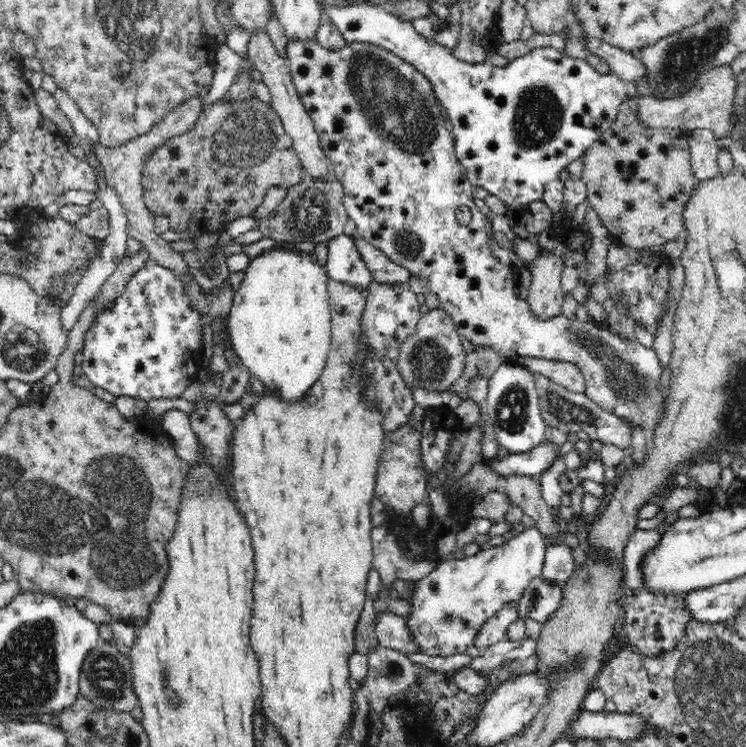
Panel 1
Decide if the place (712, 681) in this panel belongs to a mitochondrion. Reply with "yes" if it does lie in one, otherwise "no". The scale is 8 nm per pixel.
yes

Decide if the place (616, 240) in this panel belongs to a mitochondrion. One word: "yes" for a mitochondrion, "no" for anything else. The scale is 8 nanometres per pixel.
no

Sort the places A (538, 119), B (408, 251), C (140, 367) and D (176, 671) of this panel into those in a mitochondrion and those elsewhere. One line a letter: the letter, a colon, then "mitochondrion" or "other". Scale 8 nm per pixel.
A: mitochondrion
B: mitochondrion
C: other
D: mitochondrion

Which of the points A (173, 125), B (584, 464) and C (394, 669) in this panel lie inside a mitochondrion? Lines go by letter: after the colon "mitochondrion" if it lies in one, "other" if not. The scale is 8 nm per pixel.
A: other
B: other
C: other

